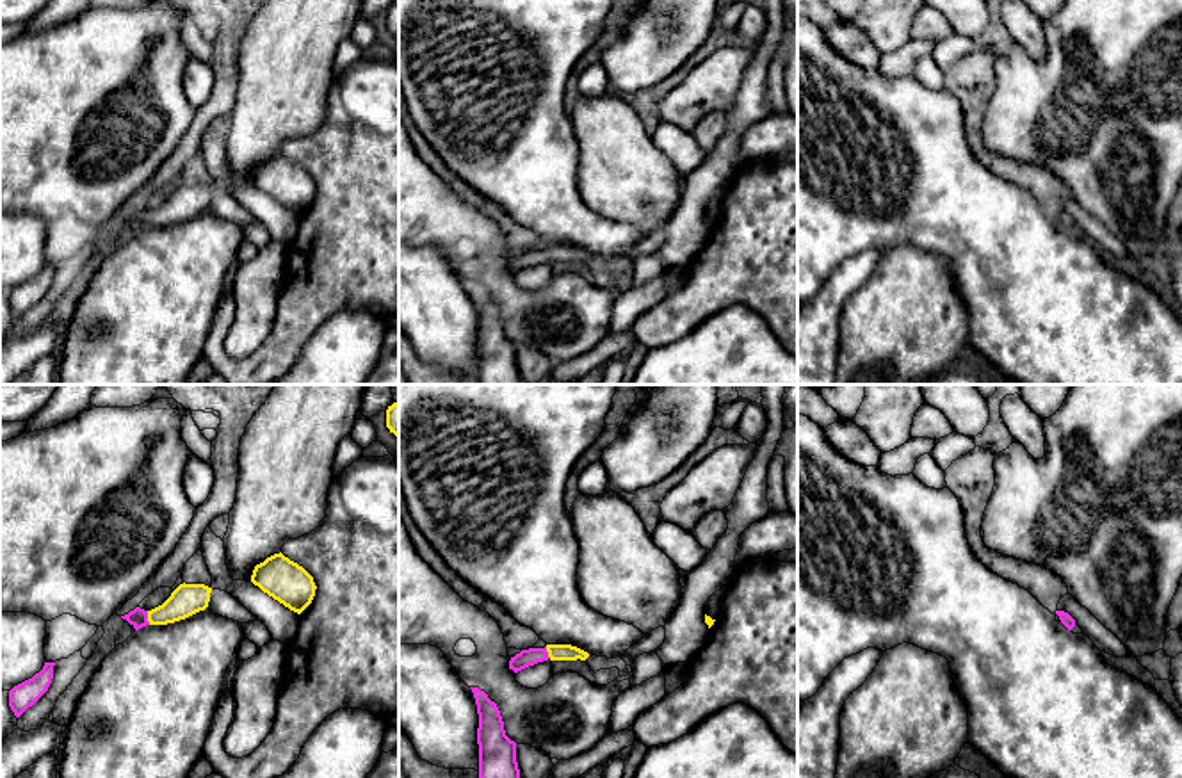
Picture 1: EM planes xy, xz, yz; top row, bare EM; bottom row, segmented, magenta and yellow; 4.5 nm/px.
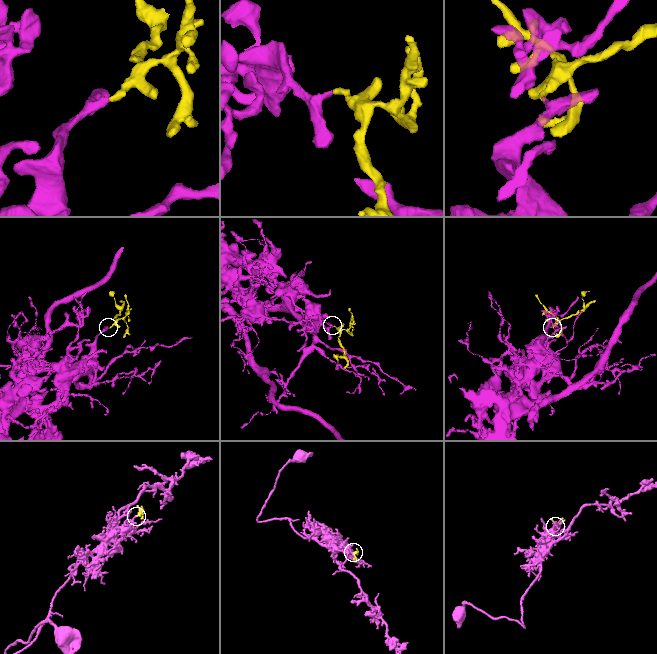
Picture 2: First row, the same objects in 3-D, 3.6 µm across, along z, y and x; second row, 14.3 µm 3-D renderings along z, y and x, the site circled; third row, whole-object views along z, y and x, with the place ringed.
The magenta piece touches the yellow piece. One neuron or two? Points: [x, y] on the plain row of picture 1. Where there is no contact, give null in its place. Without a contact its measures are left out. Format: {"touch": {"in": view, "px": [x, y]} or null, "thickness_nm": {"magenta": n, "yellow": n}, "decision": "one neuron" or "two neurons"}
{"touch": {"in": "xy", "px": [146, 219]}, "thickness_nm": {"magenta": 80, "yellow": 140}, "decision": "one neuron"}

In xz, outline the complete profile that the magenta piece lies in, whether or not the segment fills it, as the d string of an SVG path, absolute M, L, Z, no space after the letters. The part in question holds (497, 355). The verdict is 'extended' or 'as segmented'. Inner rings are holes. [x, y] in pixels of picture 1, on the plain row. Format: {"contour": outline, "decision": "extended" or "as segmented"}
{"contour": "M479 288L470 290L479 315L477 345L481 385L522 385L516 344L506 336L497 304Z", "decision": "as segmented"}

